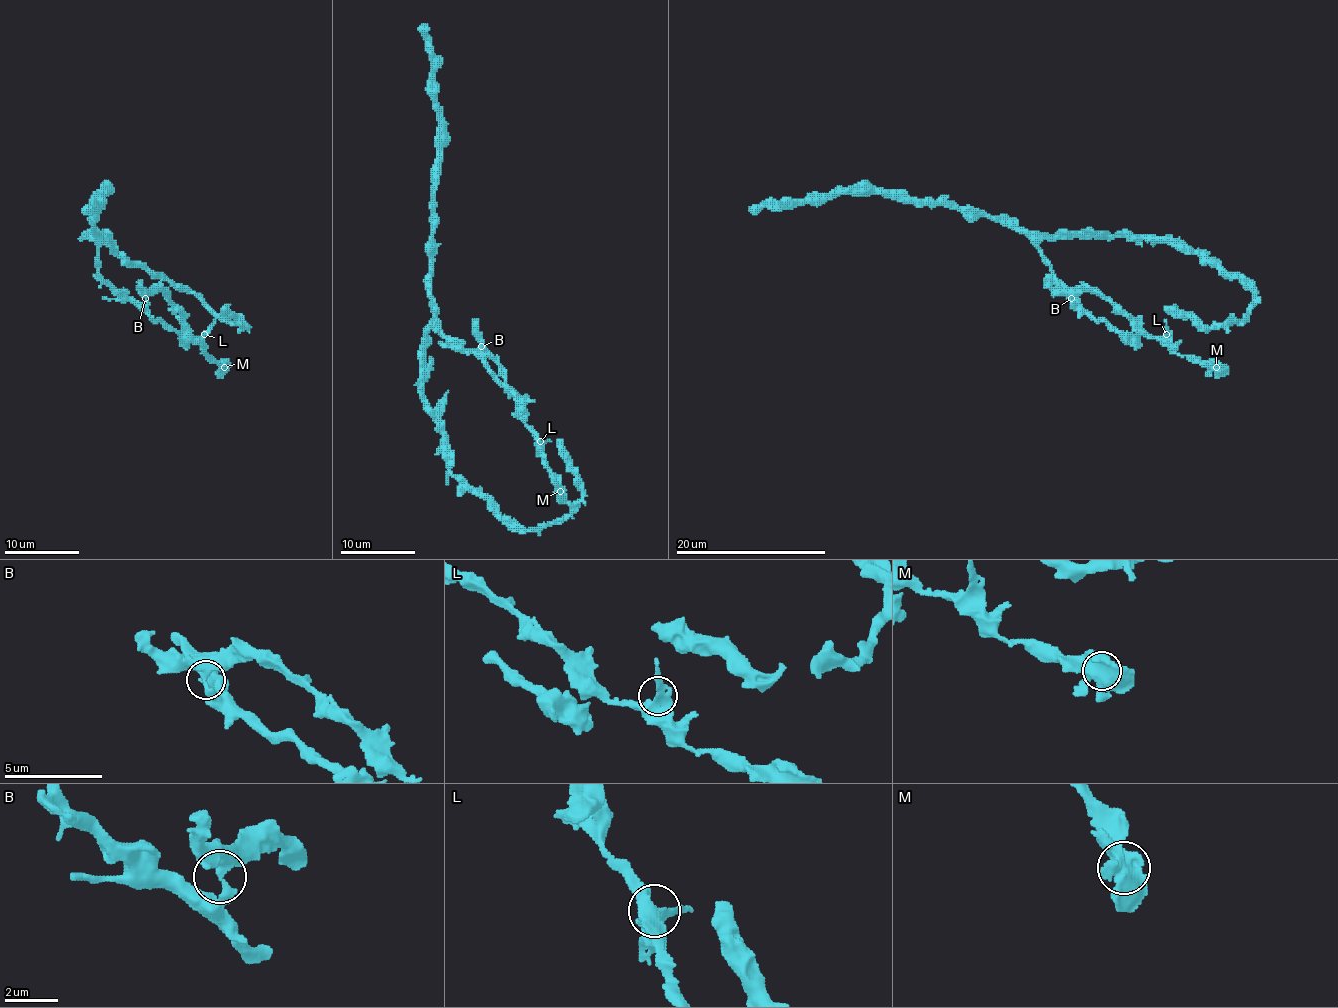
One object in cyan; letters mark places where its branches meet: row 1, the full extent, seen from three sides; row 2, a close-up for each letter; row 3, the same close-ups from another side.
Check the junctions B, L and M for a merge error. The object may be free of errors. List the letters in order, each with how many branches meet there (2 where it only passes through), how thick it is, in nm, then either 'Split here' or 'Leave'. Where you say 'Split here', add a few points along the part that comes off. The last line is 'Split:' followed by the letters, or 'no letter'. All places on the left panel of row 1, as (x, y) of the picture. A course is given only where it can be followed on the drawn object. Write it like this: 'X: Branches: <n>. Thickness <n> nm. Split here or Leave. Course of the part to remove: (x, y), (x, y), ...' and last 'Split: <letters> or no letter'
B: Branches: 4. Thickness 340 nm. Split here. Course of the part to remove: (146, 299), (155, 291), (163, 293), (181, 312), (181, 325), (210, 355), (228, 368)
L: Branches: 3. Thickness 340 nm. Leave
M: Branches: 4. Thickness 600 nm. Leave
Split: B

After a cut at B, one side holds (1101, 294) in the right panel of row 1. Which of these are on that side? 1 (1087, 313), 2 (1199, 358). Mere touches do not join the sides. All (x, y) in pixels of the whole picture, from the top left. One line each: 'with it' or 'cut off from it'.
1: cut off from it
2: with it

